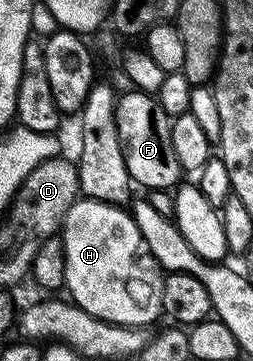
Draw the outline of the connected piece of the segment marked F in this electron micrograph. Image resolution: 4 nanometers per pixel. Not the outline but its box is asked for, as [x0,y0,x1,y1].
[116,89,182,191]

